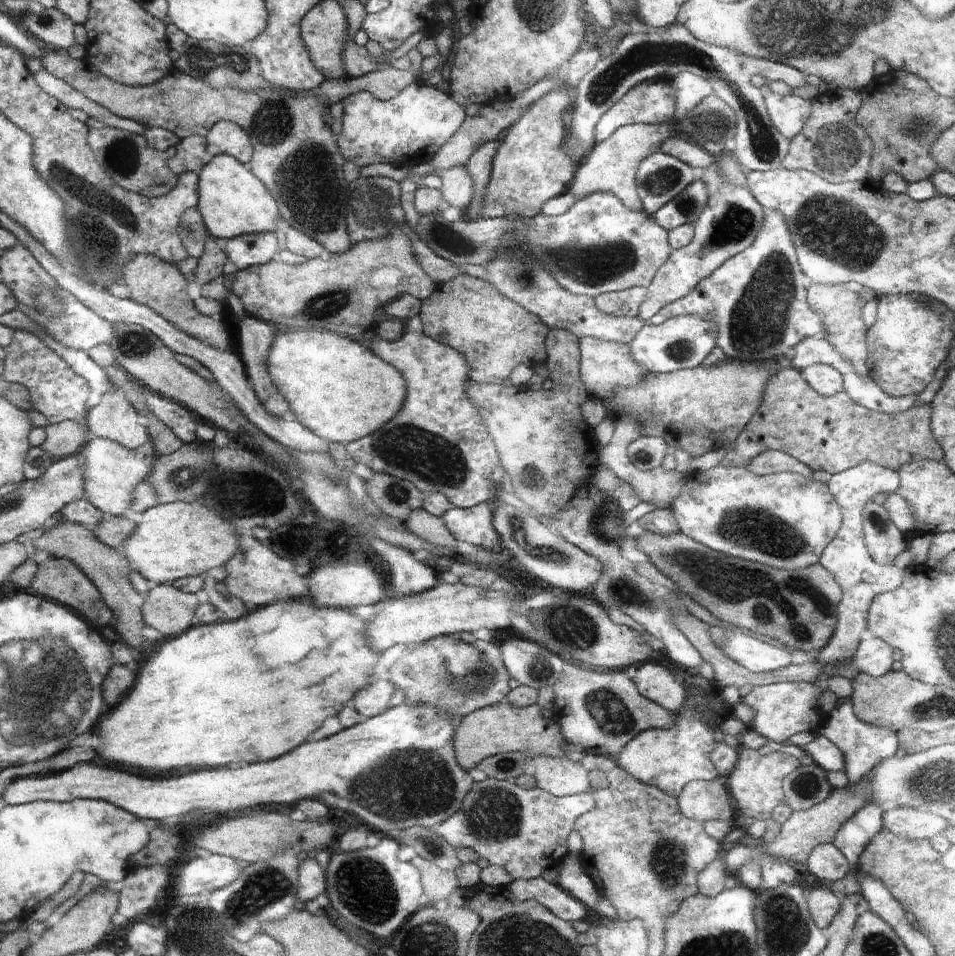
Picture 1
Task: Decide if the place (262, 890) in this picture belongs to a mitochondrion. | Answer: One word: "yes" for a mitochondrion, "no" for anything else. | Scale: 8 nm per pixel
yes

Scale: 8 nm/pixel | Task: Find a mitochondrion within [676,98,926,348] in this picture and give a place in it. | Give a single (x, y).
(836, 229)

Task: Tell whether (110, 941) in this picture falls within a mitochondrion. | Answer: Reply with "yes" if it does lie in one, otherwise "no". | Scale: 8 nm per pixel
no

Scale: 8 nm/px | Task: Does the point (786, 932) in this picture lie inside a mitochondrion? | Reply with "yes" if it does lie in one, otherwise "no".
yes

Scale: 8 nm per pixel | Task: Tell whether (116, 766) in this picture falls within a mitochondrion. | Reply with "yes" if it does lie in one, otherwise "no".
no

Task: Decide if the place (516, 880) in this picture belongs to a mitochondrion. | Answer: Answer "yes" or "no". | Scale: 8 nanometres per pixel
no

